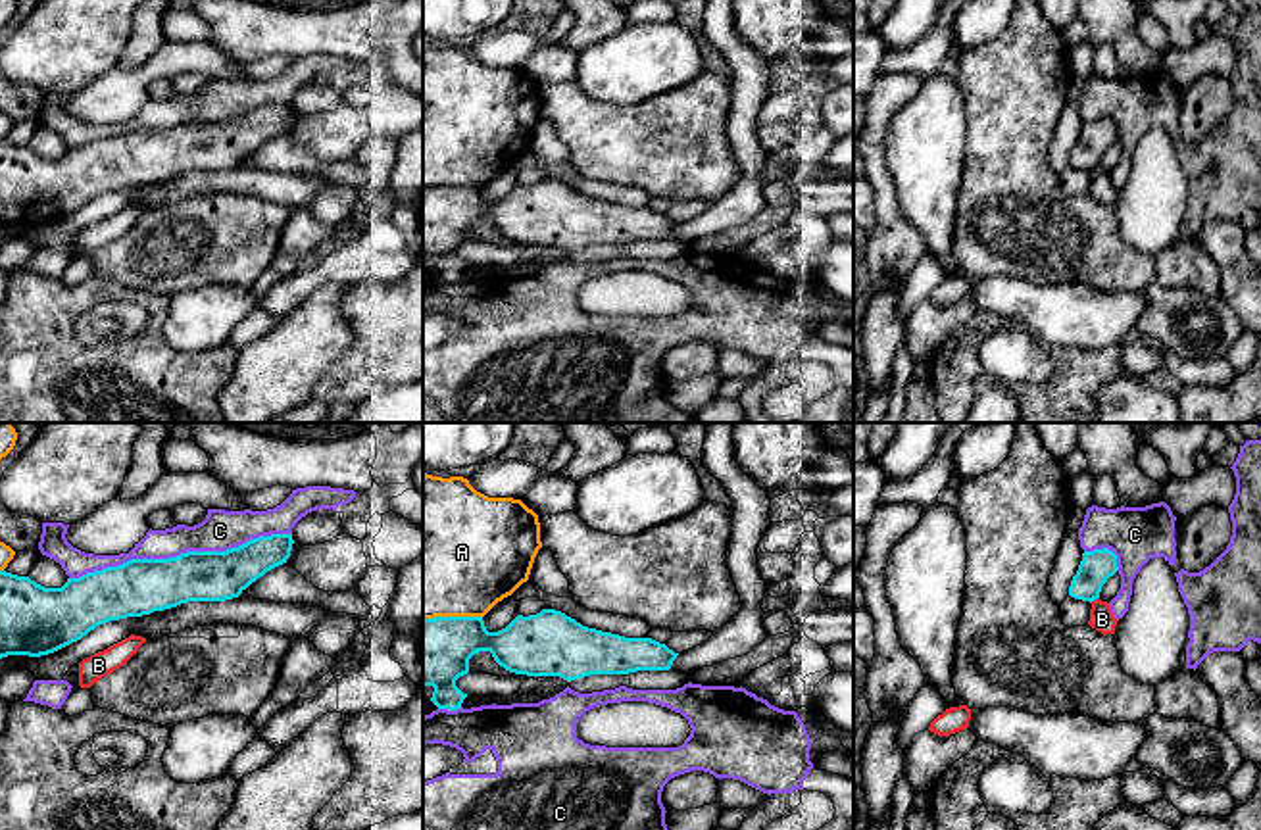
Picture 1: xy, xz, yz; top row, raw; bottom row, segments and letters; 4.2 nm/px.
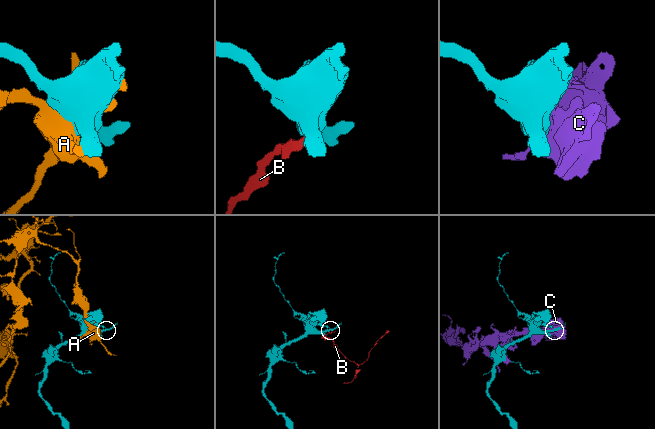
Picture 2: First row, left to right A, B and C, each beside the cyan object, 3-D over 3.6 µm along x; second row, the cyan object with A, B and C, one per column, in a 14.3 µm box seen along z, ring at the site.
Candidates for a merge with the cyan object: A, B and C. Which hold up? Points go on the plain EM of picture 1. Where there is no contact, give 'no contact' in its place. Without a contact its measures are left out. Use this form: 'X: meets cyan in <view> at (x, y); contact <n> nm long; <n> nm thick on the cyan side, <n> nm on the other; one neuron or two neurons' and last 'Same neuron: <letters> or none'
A: meets cyan in xz at (452, 187); contact 240 nm long; 280 nm thick on the cyan side, 500 nm on the other; two neurons
B: meets cyan in yz at (1094, 168); contact 50 nm long; 140 nm thick on the cyan side, 100 nm on the other; two neurons
C: meets cyan in xy at (181, 123); contact 950 nm long; 240 nm thick on the cyan side, 170 nm on the other; two neurons
Same neuron: none

